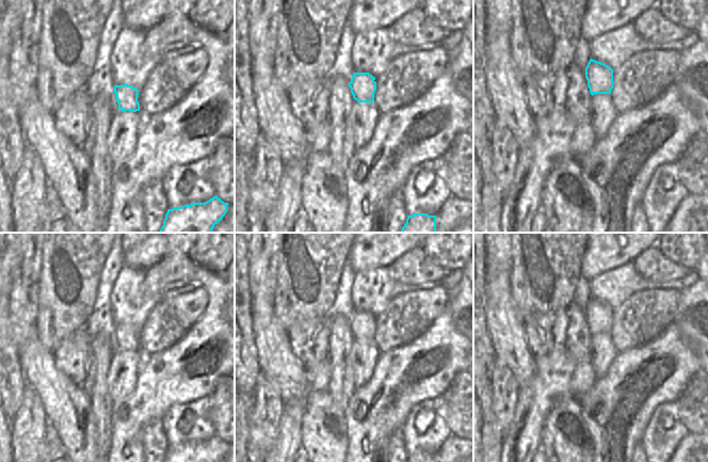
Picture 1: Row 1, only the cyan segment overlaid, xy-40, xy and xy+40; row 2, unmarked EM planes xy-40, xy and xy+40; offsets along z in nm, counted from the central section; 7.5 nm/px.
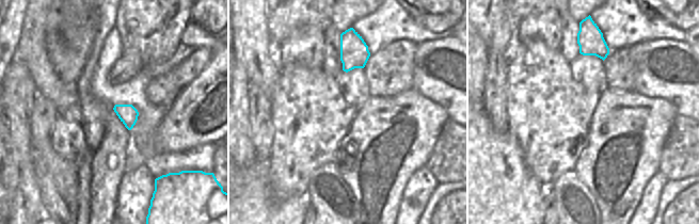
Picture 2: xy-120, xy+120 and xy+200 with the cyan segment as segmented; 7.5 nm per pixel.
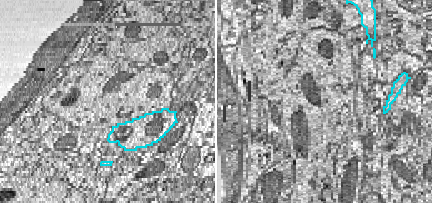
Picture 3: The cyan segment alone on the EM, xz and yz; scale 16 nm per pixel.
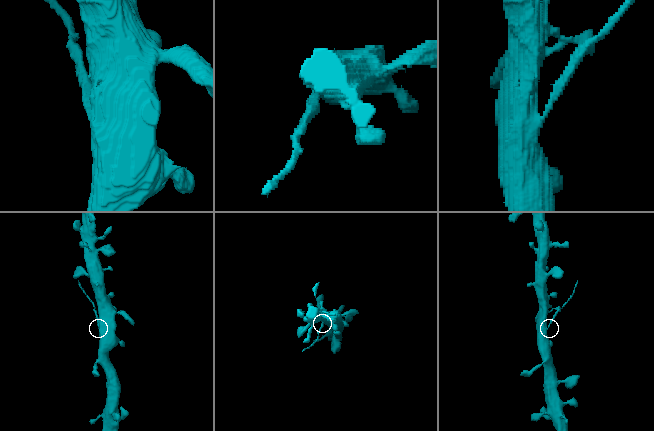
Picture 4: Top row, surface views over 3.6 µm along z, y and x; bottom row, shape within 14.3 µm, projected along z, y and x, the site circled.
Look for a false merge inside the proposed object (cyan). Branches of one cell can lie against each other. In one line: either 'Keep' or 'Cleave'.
Cleave.

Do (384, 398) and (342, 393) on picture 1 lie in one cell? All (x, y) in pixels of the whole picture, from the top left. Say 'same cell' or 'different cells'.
different cells

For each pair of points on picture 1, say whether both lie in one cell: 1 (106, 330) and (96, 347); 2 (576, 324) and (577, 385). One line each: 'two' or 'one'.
1: two
2: one

